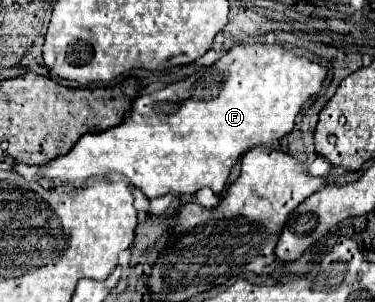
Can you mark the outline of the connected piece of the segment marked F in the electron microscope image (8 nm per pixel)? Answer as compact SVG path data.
M237 44L215 64L201 68L197 74L169 84L153 94L139 96L133 102L125 122L119 126L99 134L81 136L81 140L65 156L51 162L45 178L55 180L57 184L71 182L73 186L83 186L85 180L105 176L113 170L127 176L129 182L143 190L147 198L165 196L169 192L195 194L203 186L209 186L215 194L221 194L233 164L241 154L255 146L265 146L279 140L293 130L301 106L321 90L325 76L327 66L311 62L281 44Z

